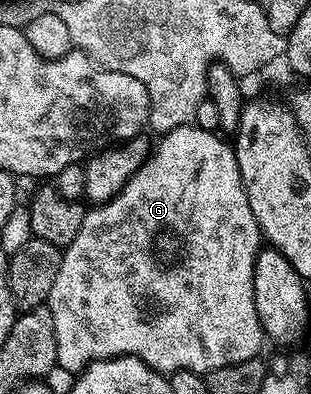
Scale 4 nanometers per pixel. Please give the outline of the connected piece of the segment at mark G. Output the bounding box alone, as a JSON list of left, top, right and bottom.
[48,123,264,374]

